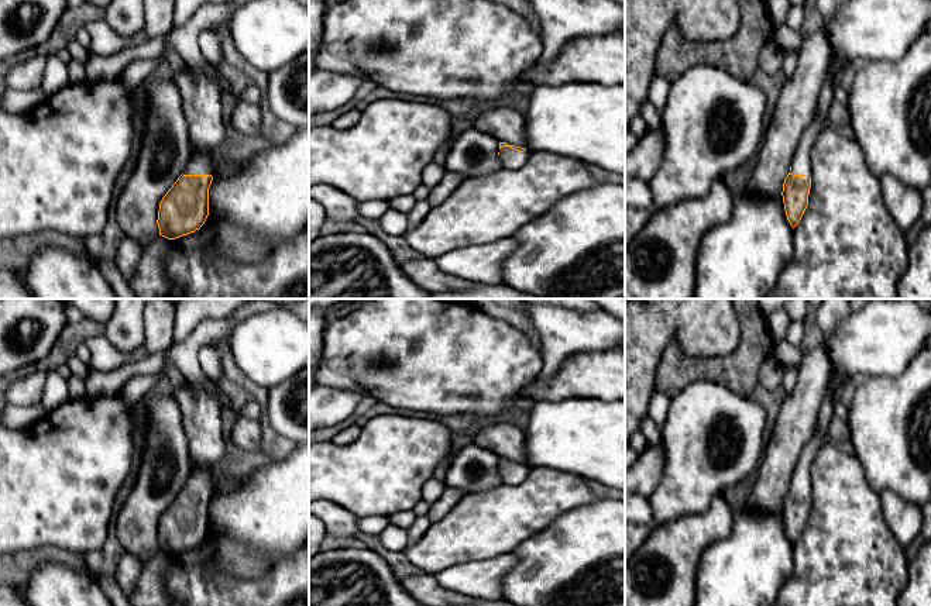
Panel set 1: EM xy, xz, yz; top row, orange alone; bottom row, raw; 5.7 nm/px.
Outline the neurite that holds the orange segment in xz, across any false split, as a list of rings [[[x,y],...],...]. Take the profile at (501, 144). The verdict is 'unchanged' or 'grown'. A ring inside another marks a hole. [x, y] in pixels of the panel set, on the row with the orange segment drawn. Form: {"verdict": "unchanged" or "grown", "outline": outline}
{"verdict": "grown", "outline": [[[499,142],[499,159],[504,169],[522,168],[529,159],[530,152],[526,148]]]}

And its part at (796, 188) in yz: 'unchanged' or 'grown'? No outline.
grown

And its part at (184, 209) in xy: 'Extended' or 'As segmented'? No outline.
Extended

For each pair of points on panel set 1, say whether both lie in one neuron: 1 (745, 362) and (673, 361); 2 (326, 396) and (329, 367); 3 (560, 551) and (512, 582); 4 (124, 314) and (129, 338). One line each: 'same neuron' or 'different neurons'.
1: same neuron
2: different neurons
3: same neuron
4: same neuron

